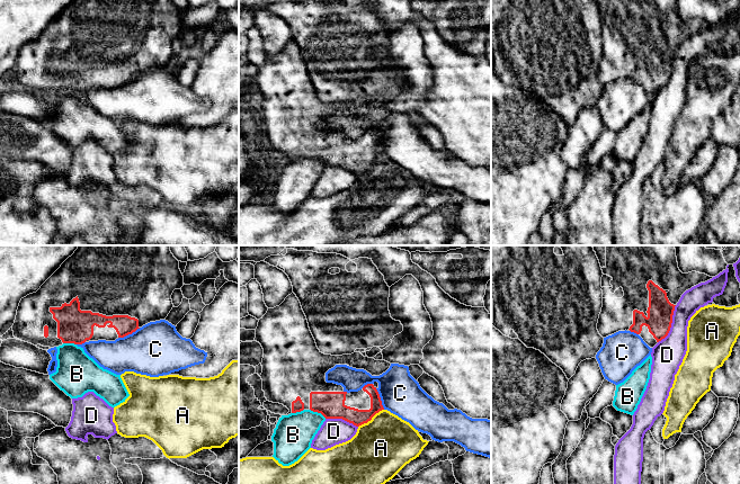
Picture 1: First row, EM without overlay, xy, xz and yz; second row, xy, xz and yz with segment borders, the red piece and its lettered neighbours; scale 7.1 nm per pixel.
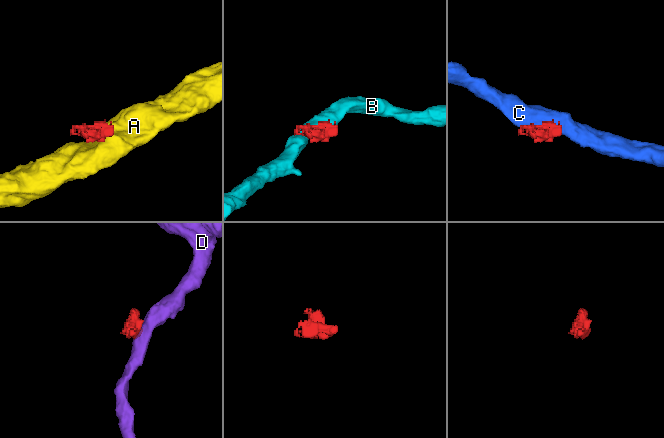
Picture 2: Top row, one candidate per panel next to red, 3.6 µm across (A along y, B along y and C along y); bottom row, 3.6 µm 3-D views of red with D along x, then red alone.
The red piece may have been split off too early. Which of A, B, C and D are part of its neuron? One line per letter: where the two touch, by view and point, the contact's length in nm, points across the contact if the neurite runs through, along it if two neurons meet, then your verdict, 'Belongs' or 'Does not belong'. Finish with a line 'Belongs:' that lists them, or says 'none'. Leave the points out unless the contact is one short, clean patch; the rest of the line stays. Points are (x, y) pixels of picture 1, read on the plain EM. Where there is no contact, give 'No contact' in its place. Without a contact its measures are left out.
A: Touches red at xz (371, 167). Shared border 220 nm. Boundary: xz (383, 157), (358, 175). Does not belong
B: Touches red at xz (318, 160). Shared border 140 nm. Boundary: xz (310, 157), (320, 160), (326, 166). Does not belong
C: Touches red at xy (128, 81). Shared border 180 nm. Does not belong
D: Touches red at yz (670, 72). Shared border 300 nm. Boundary: yz (676, 53), (672, 60), (670, 78), (658, 90). Does not belong
Belongs: none

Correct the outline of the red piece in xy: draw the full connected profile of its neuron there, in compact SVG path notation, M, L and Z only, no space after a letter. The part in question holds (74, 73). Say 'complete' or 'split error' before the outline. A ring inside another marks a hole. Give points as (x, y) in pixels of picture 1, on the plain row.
split error | M74 0L36 41L21 46L12 73L14 84L34 93L50 96L63 91L115 89L150 70L166 68L173 55L172 41L182 34L179 9L171 0Z

